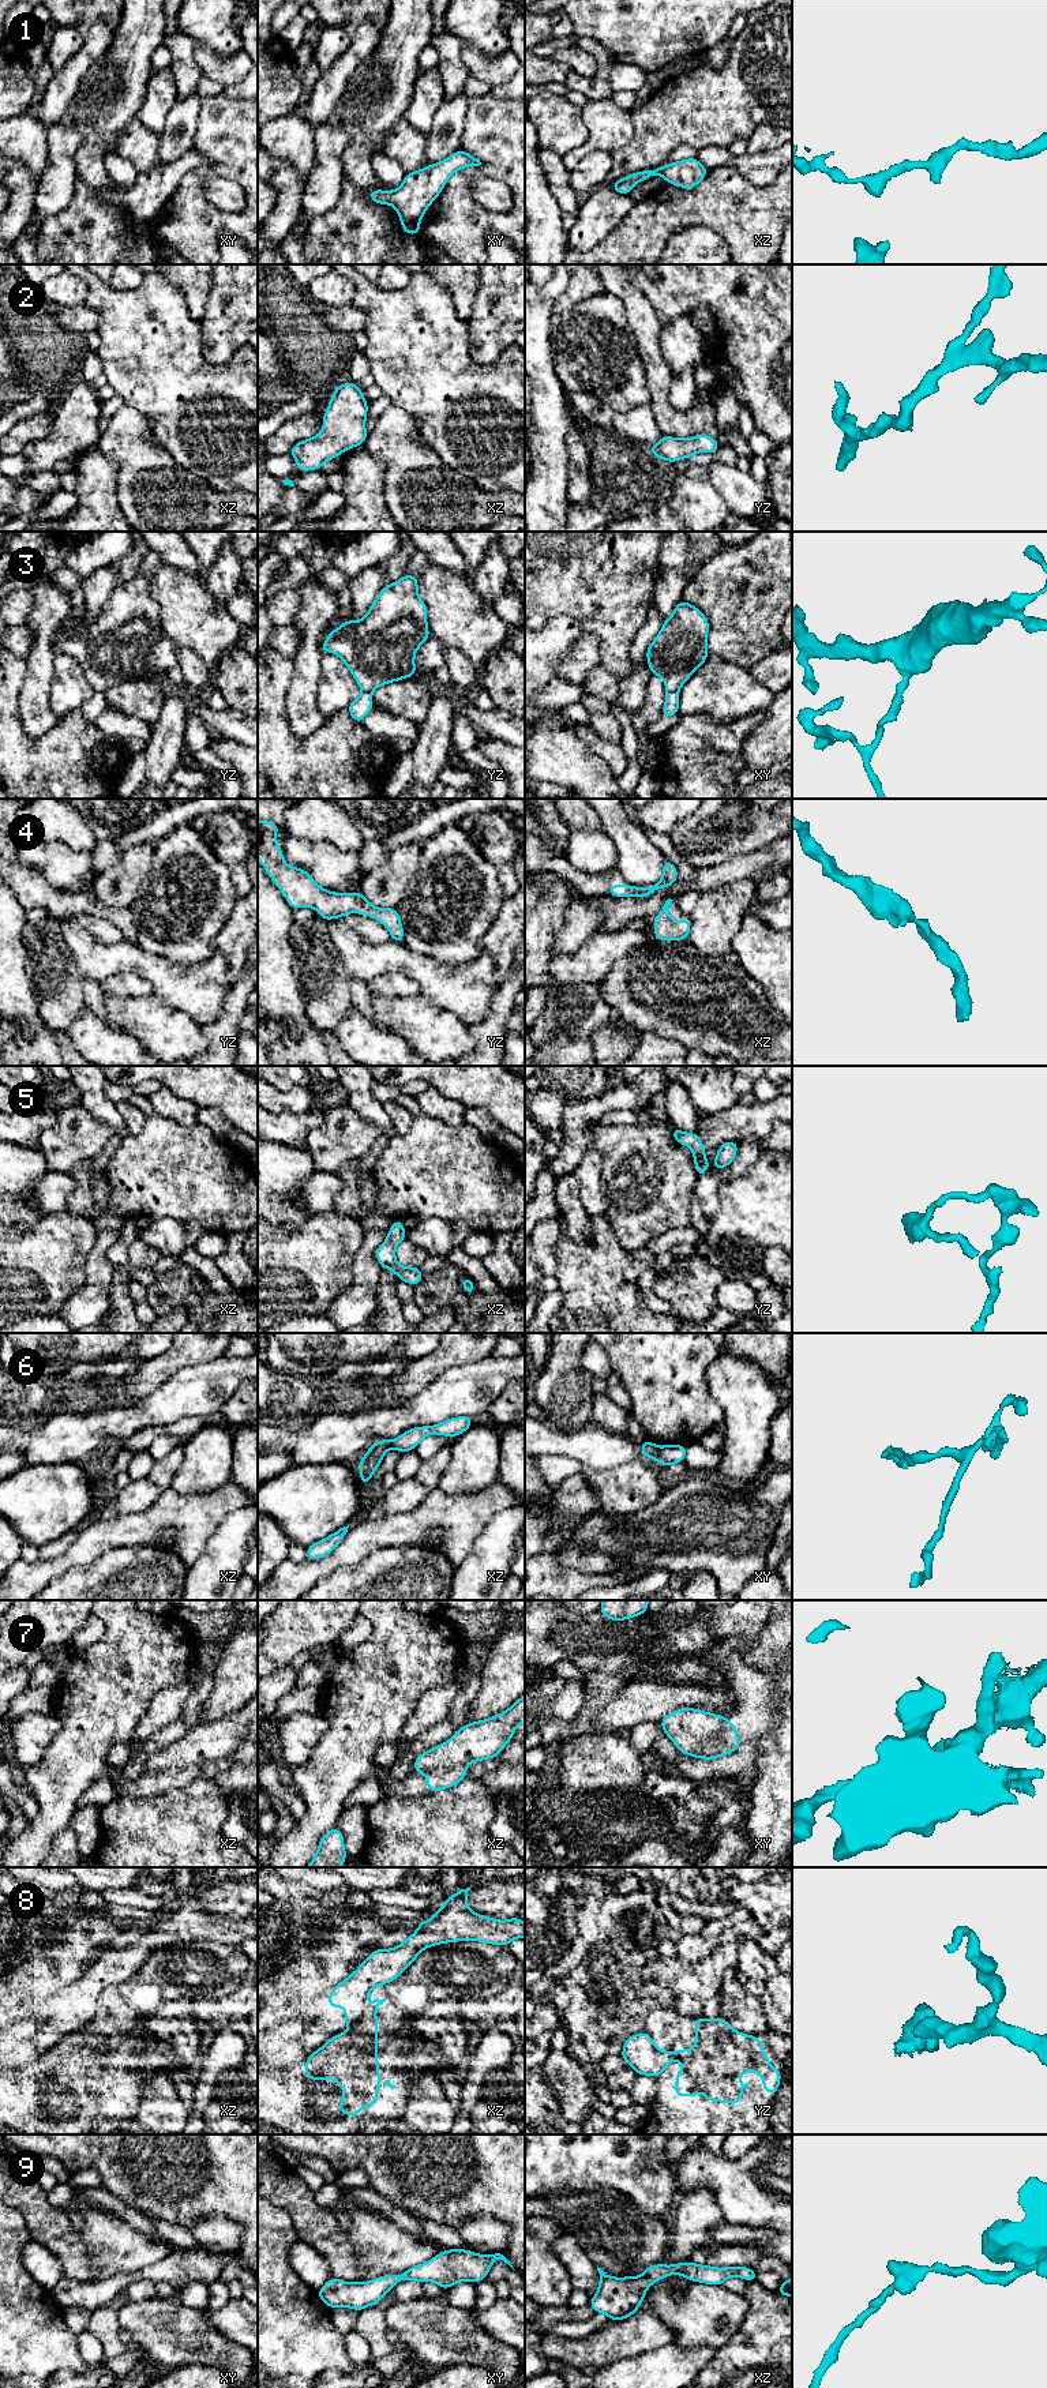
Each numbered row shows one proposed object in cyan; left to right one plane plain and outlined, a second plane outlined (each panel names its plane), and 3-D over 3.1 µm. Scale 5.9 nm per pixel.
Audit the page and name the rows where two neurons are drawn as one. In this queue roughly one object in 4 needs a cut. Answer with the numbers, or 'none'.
6, 7, 8

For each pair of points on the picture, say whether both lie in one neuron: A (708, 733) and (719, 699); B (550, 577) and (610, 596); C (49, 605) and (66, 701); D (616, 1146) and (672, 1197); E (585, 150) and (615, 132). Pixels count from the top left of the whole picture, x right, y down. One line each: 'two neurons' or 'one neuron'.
A: two neurons
B: one neuron
C: two neurons
D: one neuron
E: one neuron

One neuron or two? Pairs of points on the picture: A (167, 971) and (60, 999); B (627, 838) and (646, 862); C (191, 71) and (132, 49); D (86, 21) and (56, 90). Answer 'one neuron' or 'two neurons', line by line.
A: two neurons
B: one neuron
C: two neurons
D: one neuron

